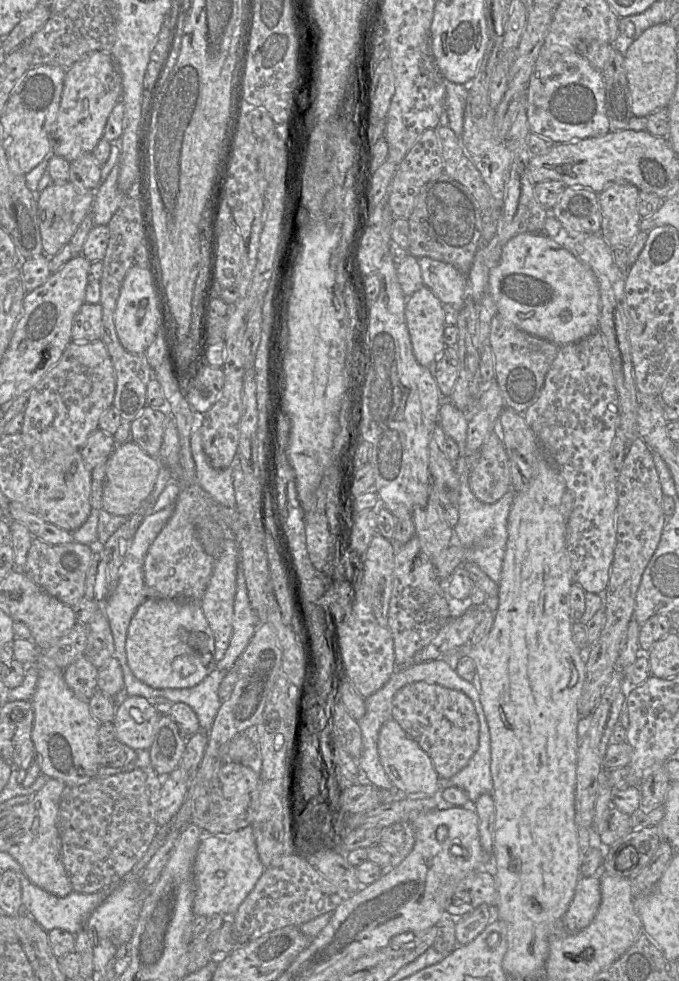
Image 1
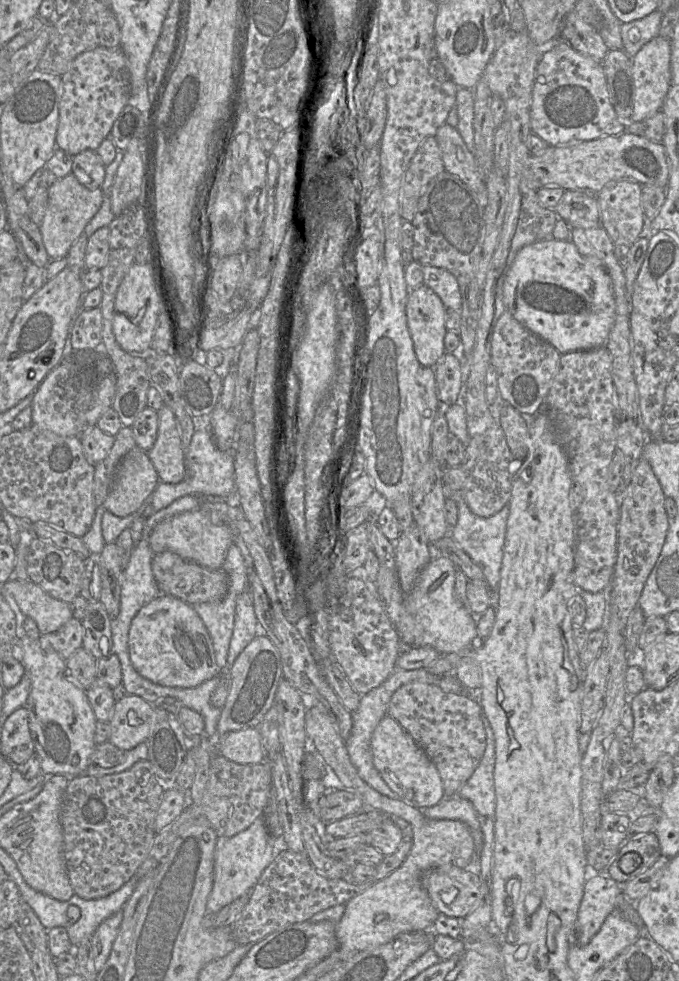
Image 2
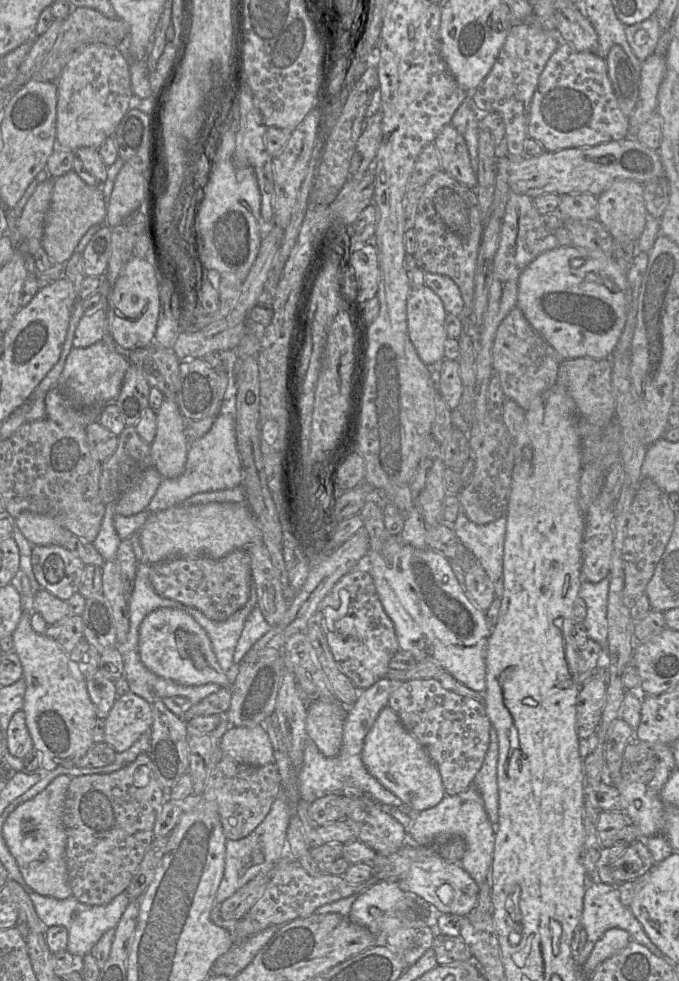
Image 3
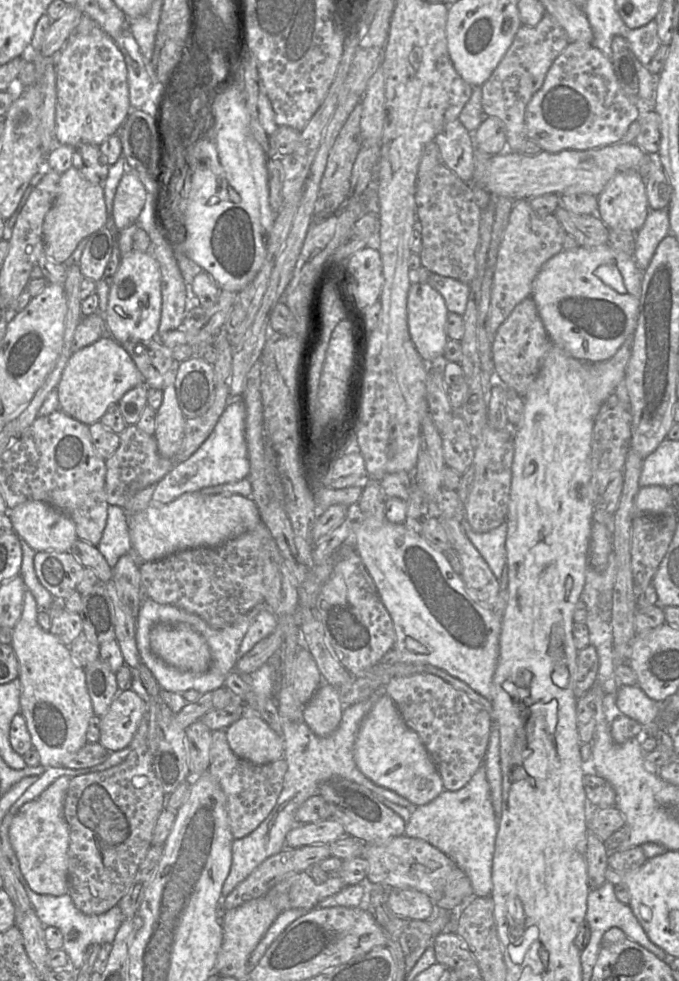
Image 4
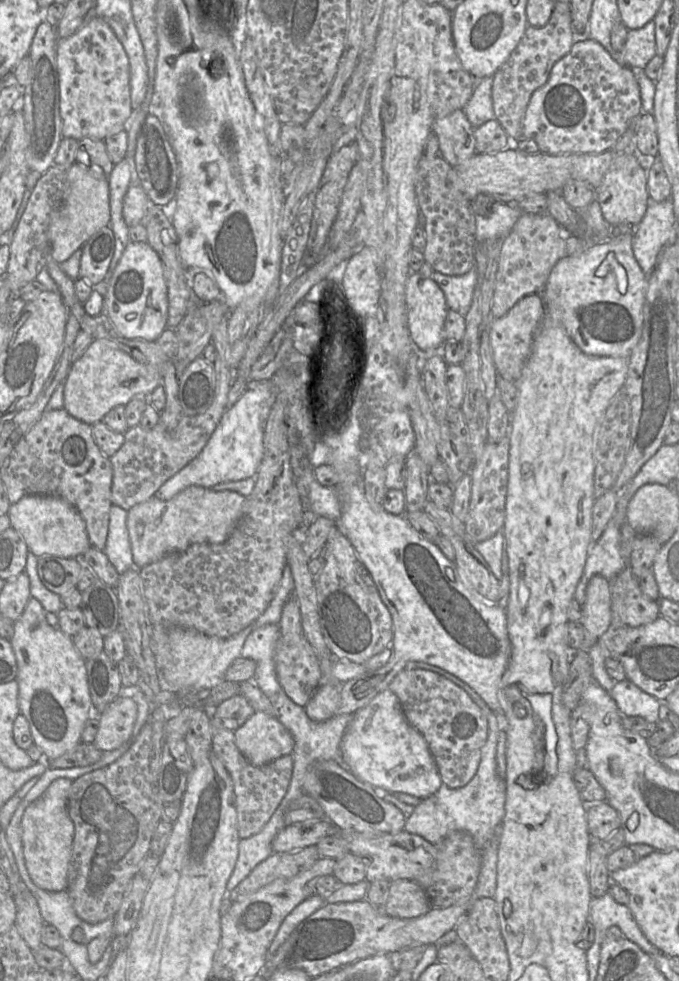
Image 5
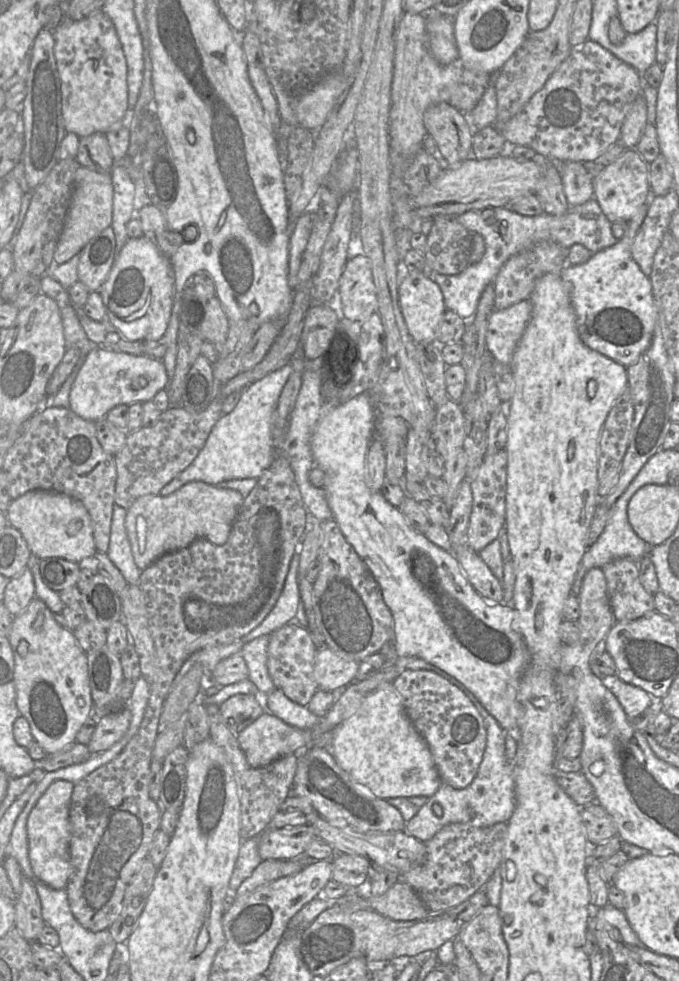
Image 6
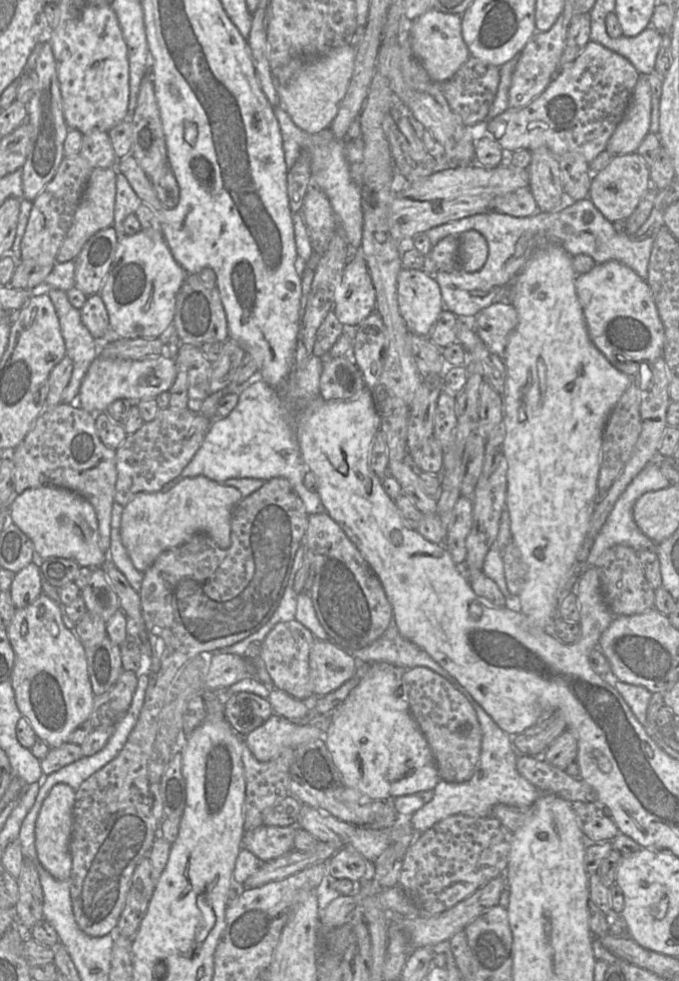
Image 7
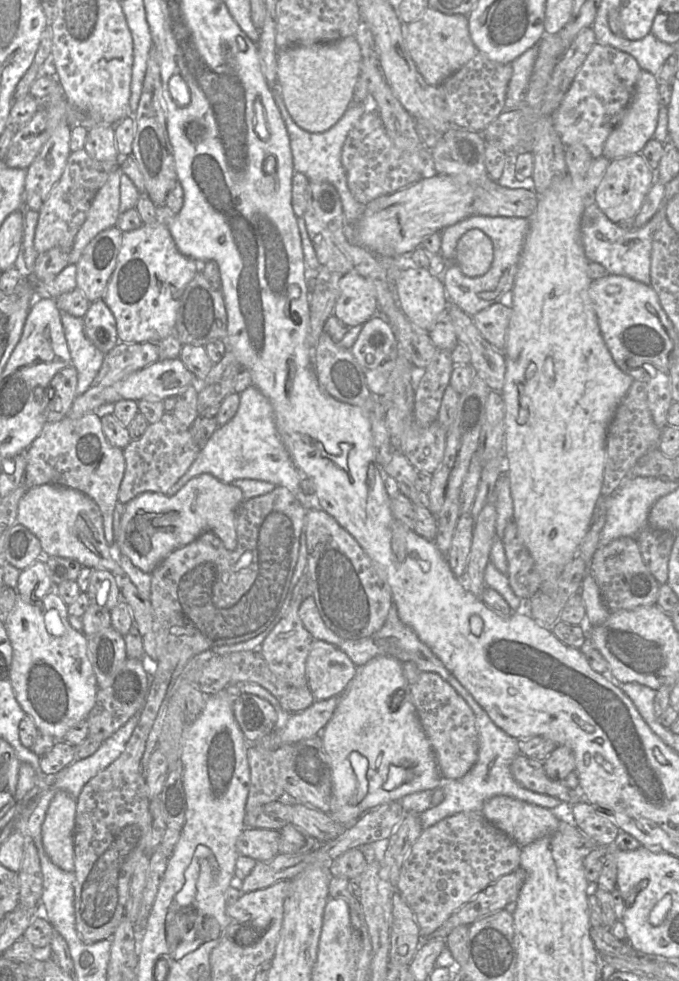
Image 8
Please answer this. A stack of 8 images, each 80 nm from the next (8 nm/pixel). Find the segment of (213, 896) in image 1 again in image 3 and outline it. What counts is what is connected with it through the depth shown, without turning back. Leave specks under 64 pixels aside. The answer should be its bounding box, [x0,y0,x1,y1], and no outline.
[214,790,292,907]

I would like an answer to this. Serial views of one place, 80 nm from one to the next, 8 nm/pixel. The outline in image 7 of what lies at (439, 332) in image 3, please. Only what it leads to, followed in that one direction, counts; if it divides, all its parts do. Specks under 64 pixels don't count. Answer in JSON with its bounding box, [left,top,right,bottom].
[397,269,444,336]

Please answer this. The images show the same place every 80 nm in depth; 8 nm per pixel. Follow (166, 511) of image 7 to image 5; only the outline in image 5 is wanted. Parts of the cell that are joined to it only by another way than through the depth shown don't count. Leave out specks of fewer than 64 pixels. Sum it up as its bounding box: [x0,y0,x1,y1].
[127,486,246,569]

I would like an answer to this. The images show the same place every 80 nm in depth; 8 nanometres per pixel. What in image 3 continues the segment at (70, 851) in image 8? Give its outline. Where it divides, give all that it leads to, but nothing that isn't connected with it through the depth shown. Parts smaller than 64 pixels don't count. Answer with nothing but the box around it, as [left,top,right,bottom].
[2,775,72,899]

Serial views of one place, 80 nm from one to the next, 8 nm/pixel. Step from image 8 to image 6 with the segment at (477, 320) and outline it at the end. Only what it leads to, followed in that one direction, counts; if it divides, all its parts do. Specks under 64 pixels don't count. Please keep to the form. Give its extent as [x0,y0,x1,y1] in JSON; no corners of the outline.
[485,299,532,365]

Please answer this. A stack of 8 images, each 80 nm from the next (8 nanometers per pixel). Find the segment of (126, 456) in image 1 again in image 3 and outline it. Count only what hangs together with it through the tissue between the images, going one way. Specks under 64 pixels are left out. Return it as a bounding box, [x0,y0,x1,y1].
[115,467,163,516]

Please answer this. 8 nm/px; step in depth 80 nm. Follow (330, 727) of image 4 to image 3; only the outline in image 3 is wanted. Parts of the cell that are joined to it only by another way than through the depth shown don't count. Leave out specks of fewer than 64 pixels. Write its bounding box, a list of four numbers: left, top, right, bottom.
[306,700,347,757]

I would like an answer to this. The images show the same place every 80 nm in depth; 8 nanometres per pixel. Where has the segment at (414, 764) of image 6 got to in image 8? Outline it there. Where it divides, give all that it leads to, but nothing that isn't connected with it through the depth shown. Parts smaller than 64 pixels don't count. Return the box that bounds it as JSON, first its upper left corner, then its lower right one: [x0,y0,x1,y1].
[320,656,441,827]

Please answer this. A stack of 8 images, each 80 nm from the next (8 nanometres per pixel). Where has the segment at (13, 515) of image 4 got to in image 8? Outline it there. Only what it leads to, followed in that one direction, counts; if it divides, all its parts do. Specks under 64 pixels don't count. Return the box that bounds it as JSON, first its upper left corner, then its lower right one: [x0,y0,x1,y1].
[17,484,127,577]

